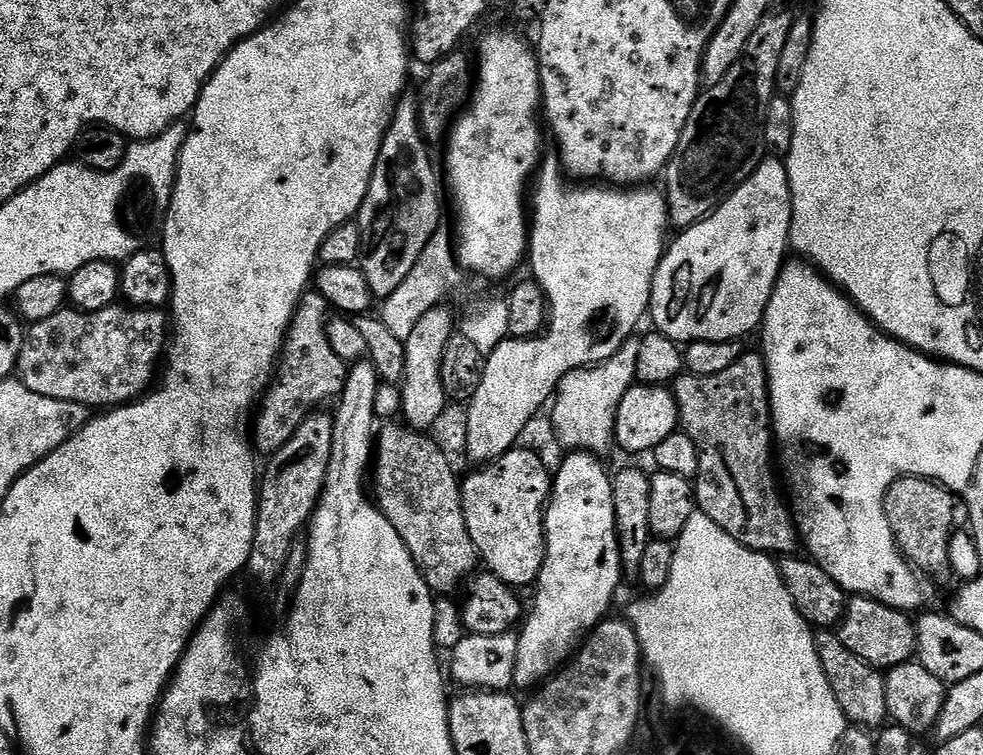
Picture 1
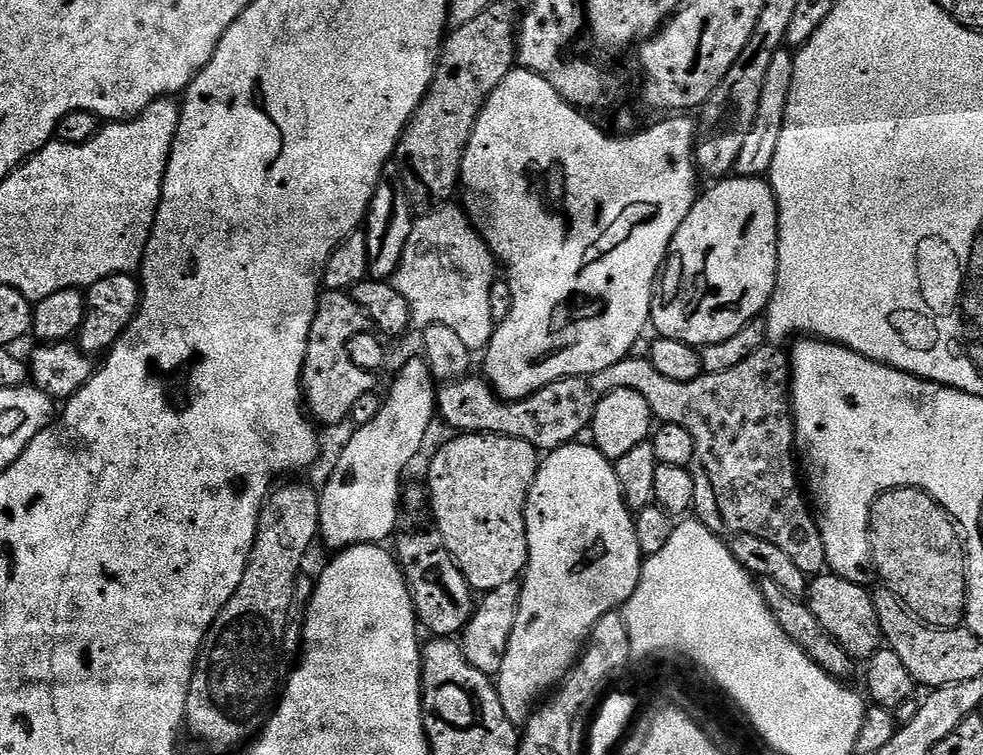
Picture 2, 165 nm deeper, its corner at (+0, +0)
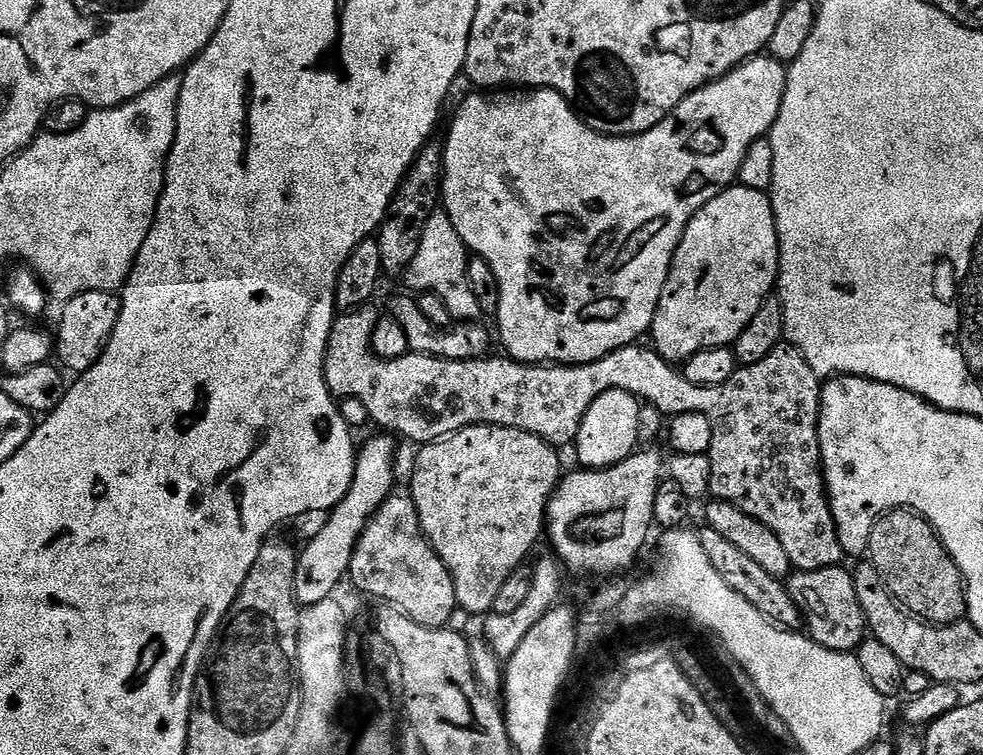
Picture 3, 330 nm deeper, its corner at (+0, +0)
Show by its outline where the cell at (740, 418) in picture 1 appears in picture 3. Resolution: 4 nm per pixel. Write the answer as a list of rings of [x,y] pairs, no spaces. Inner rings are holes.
[[[365,306],[362,308],[353,308],[345,311],[343,314],[337,315],[336,319],[332,321],[332,333],[328,335],[328,349],[324,355],[324,381],[326,386],[331,390],[333,397],[340,400],[346,398],[358,398],[360,402],[366,404],[367,414],[371,421],[374,421],[382,427],[383,431],[396,435],[405,440],[411,440],[421,445],[433,444],[436,440],[441,440],[444,436],[453,436],[455,432],[461,432],[464,428],[469,428],[475,424],[485,424],[486,426],[502,426],[503,428],[517,428],[526,434],[534,434],[538,438],[545,440],[547,444],[553,446],[561,446],[560,444],[571,445],[575,441],[582,418],[586,414],[586,410],[594,402],[594,398],[598,398],[602,394],[606,394],[606,390],[613,388],[614,390],[622,390],[626,394],[635,396],[637,400],[643,402],[647,407],[656,408],[659,412],[664,413],[665,417],[671,418],[678,414],[706,414],[706,418],[710,418],[710,430],[712,431],[712,448],[708,451],[708,460],[712,463],[712,481],[708,487],[709,493],[717,500],[725,500],[727,504],[732,504],[738,510],[742,510],[742,514],[750,514],[750,518],[754,518],[758,522],[762,522],[762,526],[766,526],[770,530],[774,530],[774,534],[778,534],[778,542],[782,542],[783,548],[786,549],[786,554],[790,558],[793,569],[796,572],[813,572],[814,570],[826,570],[827,568],[834,568],[845,563],[846,557],[842,546],[838,542],[838,534],[836,533],[836,523],[832,517],[832,506],[828,502],[828,494],[826,485],[824,483],[824,474],[820,462],[820,389],[822,387],[821,377],[814,374],[814,370],[810,370],[810,366],[806,362],[806,358],[802,358],[802,354],[797,348],[791,346],[781,346],[775,348],[766,358],[762,358],[762,362],[754,362],[753,364],[746,364],[737,367],[736,373],[730,378],[726,378],[726,382],[722,382],[718,386],[698,386],[691,384],[684,375],[679,371],[676,372],[671,368],[669,361],[663,356],[659,356],[654,350],[643,352],[637,346],[629,346],[626,348],[619,348],[610,354],[606,354],[602,358],[598,358],[589,364],[517,364],[511,358],[505,358],[503,355],[493,355],[491,358],[481,358],[478,360],[446,360],[440,357],[430,357],[420,353],[409,352],[402,358],[386,359],[382,362],[384,368],[384,376],[388,379],[388,393],[386,392],[372,392],[372,388],[368,384],[360,384],[360,352],[371,363],[377,361],[376,356],[372,352],[372,335],[376,329],[376,321],[378,319],[377,313],[371,312],[371,307]],[[442,380],[442,400],[428,400],[432,396],[432,386],[436,385]]]

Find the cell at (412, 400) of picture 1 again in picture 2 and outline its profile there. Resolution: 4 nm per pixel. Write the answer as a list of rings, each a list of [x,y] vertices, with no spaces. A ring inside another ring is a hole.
[[[417,358],[417,360],[408,360],[400,368],[400,373],[396,376],[396,381],[392,384],[392,389],[388,392],[388,397],[383,397],[378,414],[374,418],[374,422],[369,424],[361,424],[355,429],[356,433],[349,438],[344,444],[344,449],[340,452],[340,457],[336,460],[336,465],[332,468],[332,473],[328,476],[328,481],[324,484],[324,489],[319,489],[318,495],[320,498],[320,534],[319,539],[324,540],[324,544],[331,550],[343,550],[346,548],[353,548],[355,544],[379,544],[383,545],[384,540],[391,541],[393,539],[392,531],[396,528],[396,523],[400,520],[400,508],[402,509],[402,485],[405,483],[404,471],[406,470],[406,464],[414,454],[418,454],[422,450],[422,442],[425,441],[426,430],[430,427],[430,422],[437,419],[437,401],[438,394],[436,394],[436,387],[438,387],[437,381],[434,379],[430,369],[428,369],[428,361],[423,358]]]

